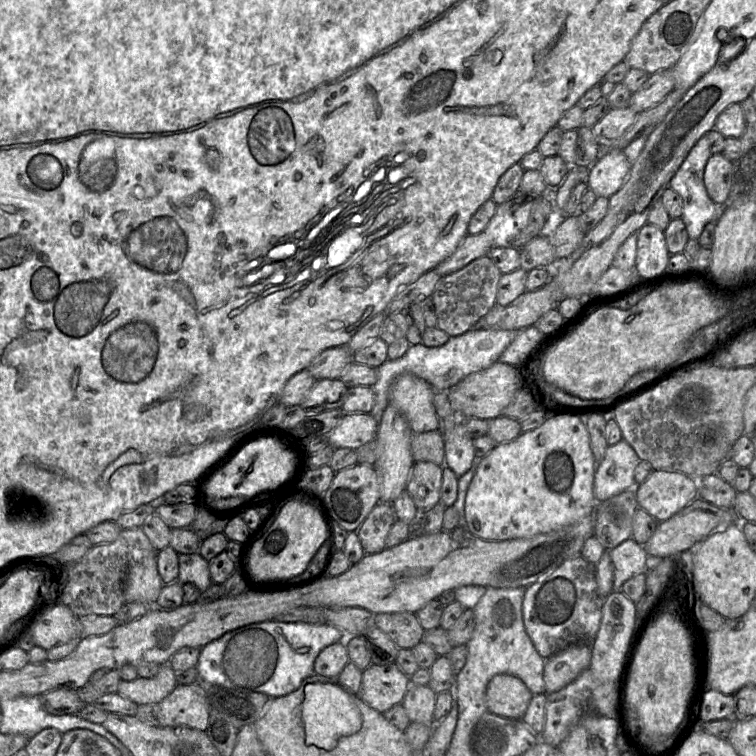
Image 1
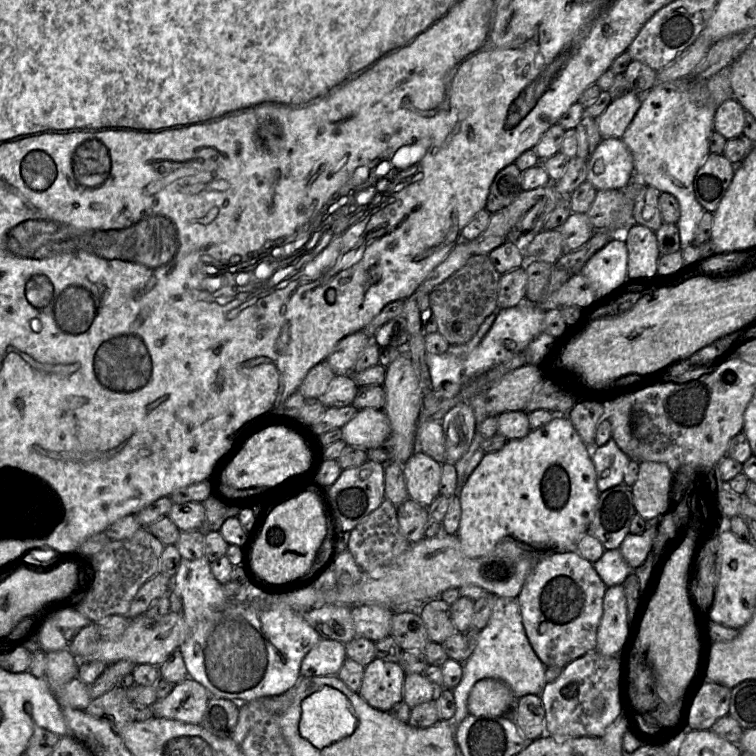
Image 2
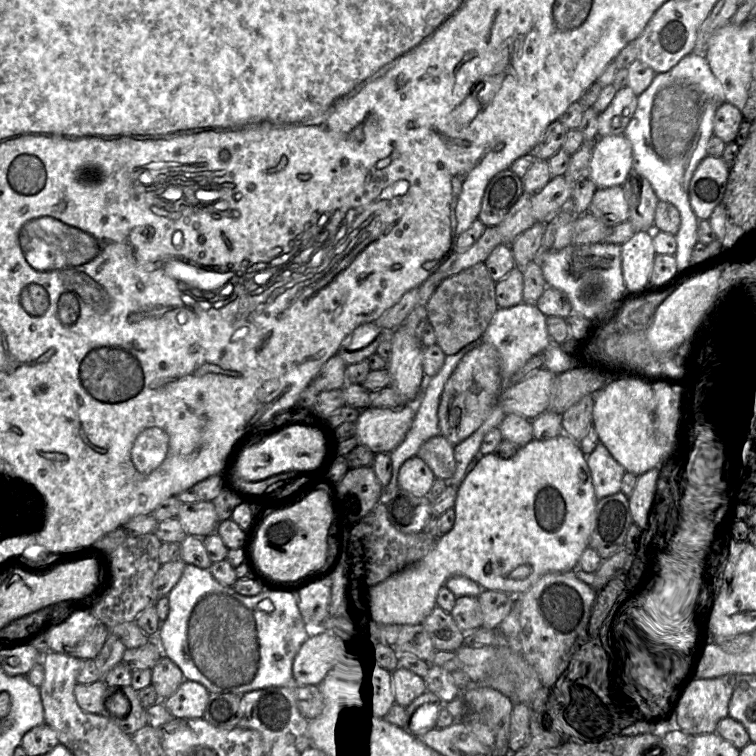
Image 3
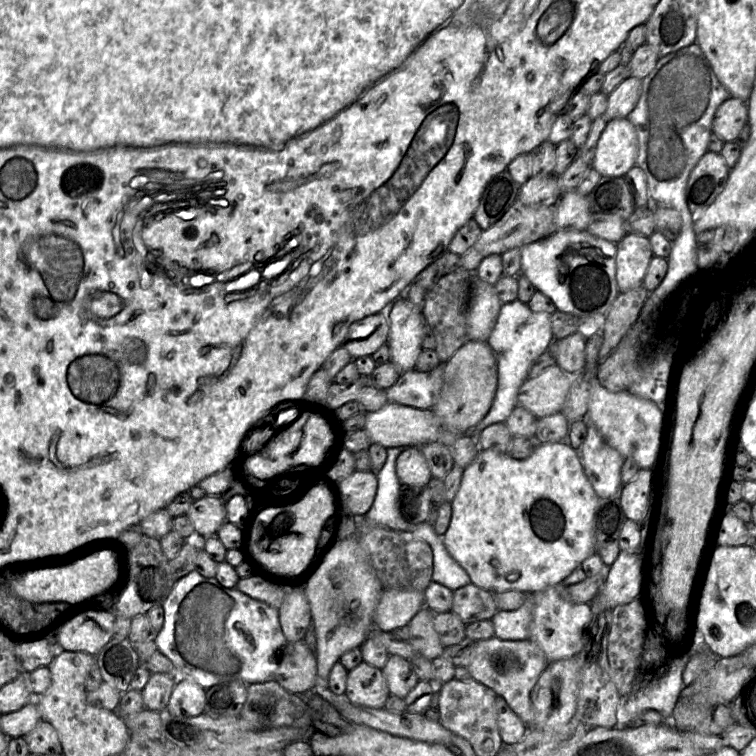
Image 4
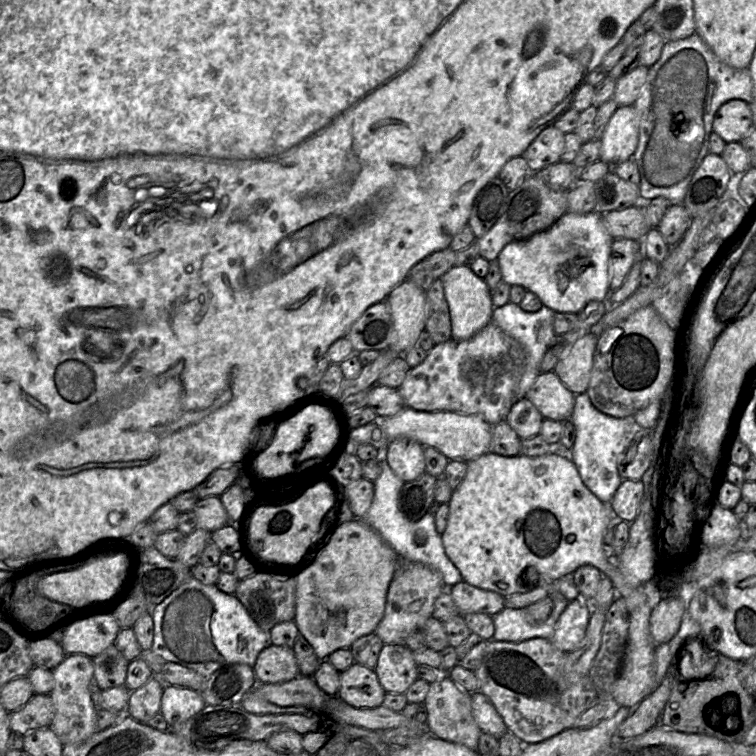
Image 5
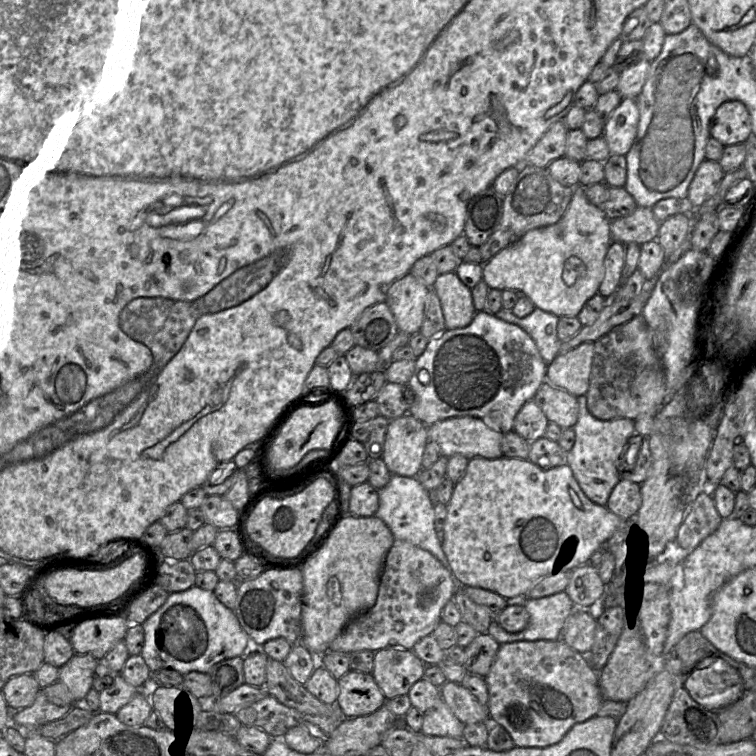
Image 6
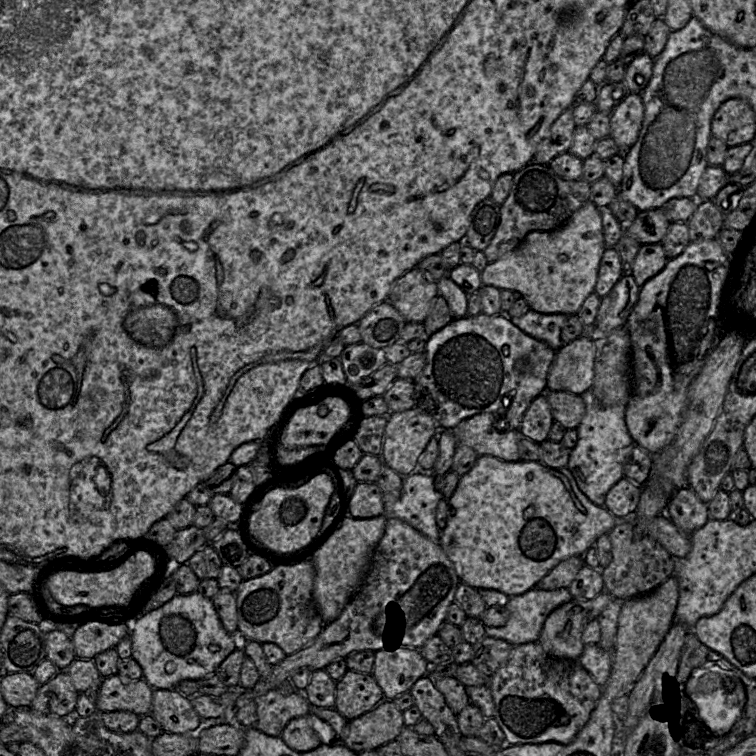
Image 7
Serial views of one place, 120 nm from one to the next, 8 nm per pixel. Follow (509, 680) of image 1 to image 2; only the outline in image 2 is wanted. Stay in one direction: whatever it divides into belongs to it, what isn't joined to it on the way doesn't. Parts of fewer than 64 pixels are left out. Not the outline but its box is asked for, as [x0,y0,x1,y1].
[467,678,516,717]

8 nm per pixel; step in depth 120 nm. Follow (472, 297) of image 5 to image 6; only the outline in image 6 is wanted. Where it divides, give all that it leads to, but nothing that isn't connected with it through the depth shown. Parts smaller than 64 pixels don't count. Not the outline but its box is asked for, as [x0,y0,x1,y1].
[433,272,476,329]

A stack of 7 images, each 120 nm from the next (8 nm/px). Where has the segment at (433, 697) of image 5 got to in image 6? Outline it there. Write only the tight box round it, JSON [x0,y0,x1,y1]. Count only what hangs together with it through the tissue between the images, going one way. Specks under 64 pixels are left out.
[421,700,465,738]

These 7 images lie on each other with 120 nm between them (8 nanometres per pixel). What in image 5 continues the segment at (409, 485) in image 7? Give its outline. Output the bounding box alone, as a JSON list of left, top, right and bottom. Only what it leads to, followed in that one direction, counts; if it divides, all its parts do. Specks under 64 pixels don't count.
[361,451,463,587]

